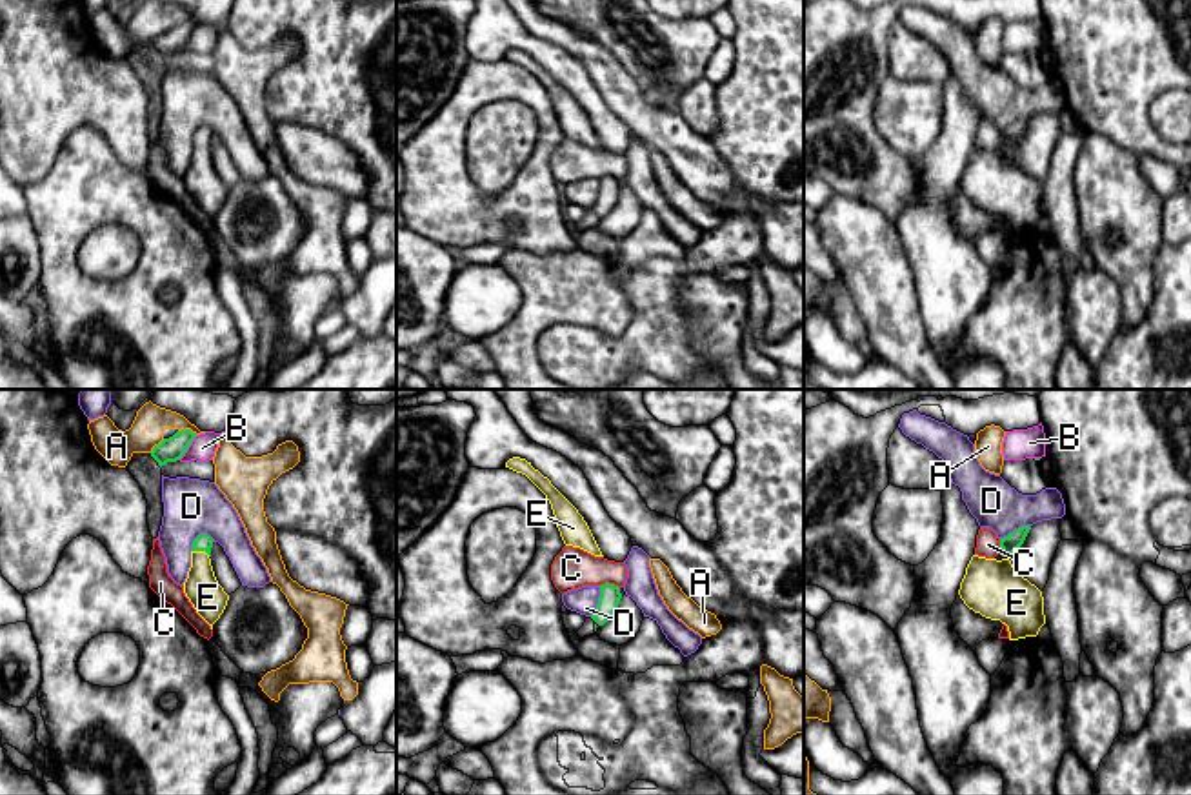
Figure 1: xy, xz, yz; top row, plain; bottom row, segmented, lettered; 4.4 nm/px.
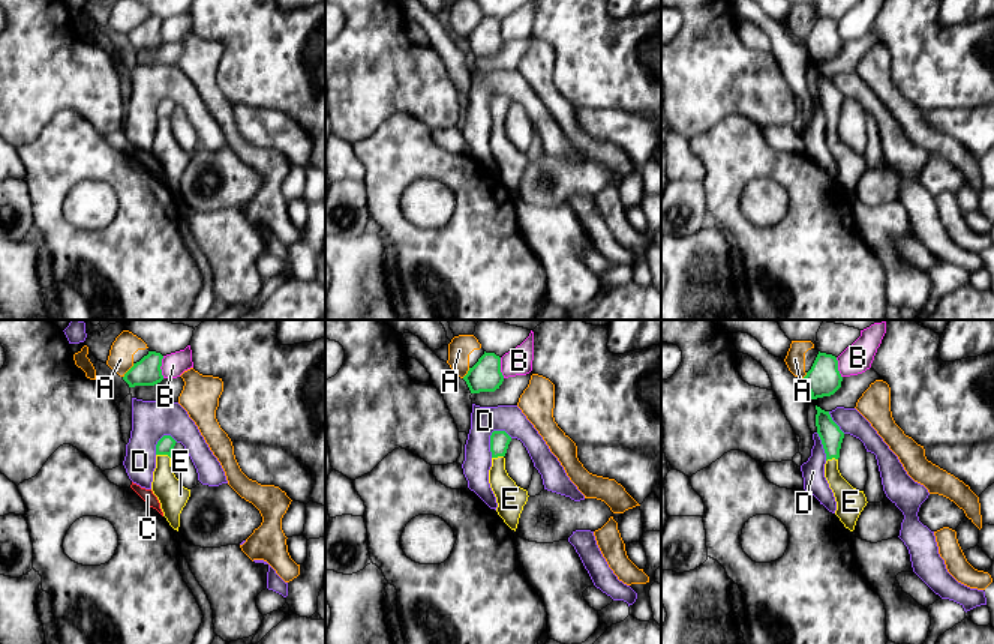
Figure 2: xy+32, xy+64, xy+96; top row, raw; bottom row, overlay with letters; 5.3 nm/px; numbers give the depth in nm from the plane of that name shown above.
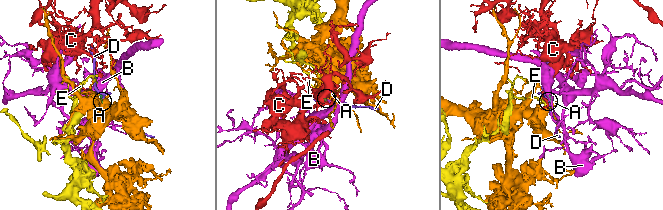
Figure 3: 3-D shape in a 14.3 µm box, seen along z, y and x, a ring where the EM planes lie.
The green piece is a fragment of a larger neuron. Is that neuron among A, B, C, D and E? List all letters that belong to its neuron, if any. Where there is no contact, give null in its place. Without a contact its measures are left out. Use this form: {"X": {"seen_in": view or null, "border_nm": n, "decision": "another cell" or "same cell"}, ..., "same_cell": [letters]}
{"A": {"seen_in": "xy", "border_nm": 90, "decision": "another cell"}, "B": {"seen_in": "xy", "border_nm": 140, "decision": "another cell"}, "C": {"seen_in": "xz", "border_nm": 90, "decision": "another cell"}, "D": {"seen_in": "xy", "border_nm": 130, "decision": "another cell"}, "E": {"seen_in": "xy", "border_nm": 90, "decision": "same cell"}, "same_cell": ["E"]}

